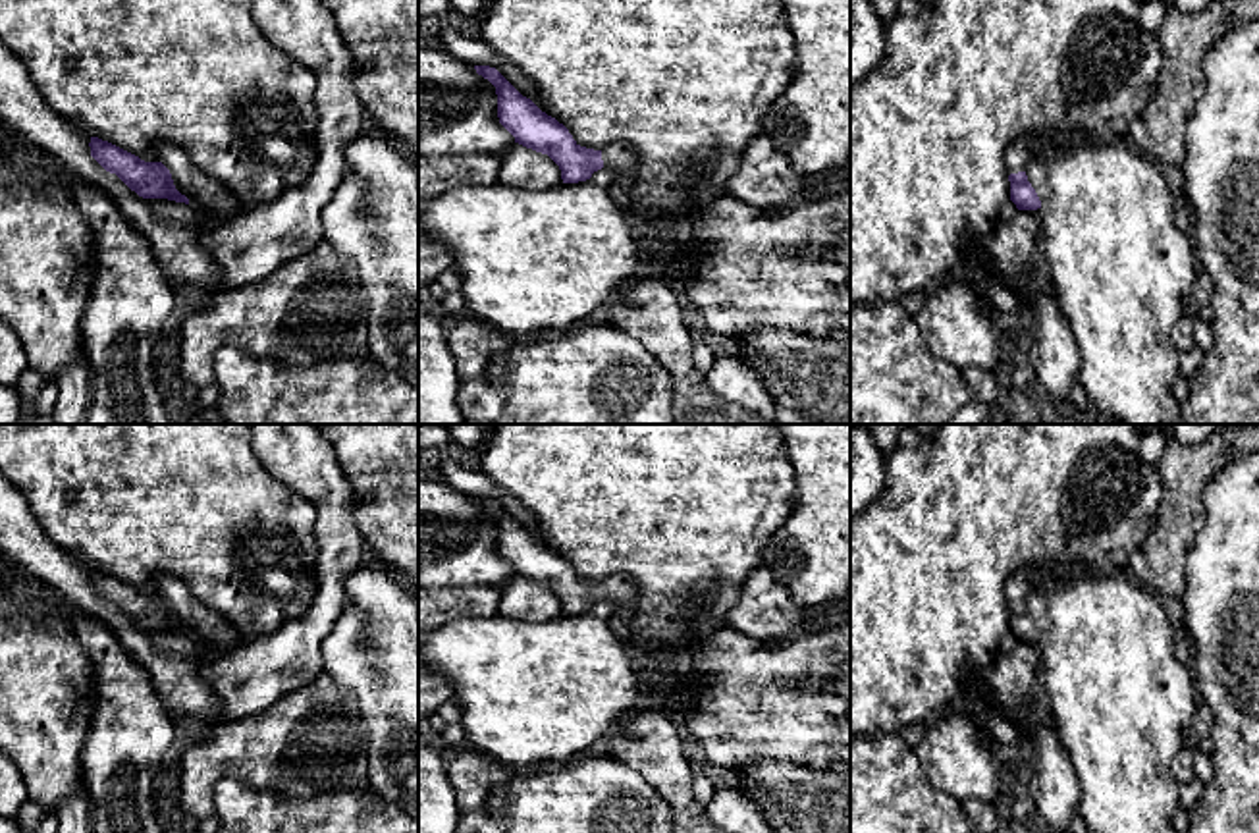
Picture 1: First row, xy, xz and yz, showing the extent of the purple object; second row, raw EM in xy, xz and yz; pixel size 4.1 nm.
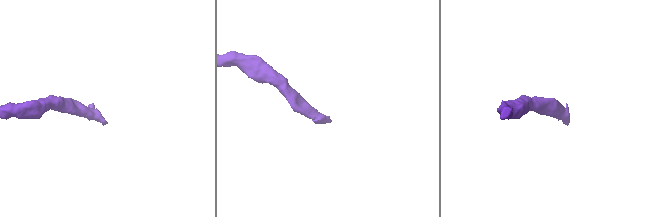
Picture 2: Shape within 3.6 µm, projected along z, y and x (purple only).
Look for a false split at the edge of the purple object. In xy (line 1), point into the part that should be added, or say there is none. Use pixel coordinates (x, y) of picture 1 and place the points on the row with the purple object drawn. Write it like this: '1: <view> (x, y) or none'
1: xy (203, 191)

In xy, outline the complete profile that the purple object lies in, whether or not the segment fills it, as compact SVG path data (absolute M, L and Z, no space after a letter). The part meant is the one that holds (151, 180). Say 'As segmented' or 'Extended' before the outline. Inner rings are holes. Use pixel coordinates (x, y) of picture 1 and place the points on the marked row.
Extended. M91 137L89 147L91 156L106 172L116 174L143 199L193 202L197 208L222 220L245 212L226 187L202 174L189 156L174 145L162 148L158 162L145 162L98 137Z

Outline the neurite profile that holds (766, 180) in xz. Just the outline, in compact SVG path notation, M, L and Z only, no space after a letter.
M760 133L744 148L738 168L727 179L727 189L758 210L773 210L804 202L812 187L808 175L798 174L773 141Z

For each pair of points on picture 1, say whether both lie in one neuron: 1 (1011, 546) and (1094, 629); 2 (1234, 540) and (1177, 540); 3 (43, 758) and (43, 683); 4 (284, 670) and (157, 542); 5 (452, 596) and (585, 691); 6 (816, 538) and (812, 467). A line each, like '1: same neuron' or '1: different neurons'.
1: different neurons
2: different neurons
3: same neuron
4: different neurons
5: different neurons
6: same neuron

